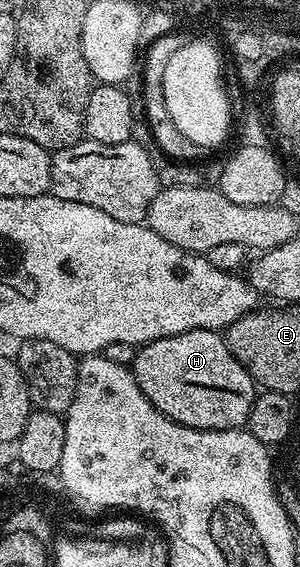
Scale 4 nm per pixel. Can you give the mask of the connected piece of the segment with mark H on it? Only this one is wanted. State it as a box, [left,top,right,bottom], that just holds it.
[133,328,257,430]

